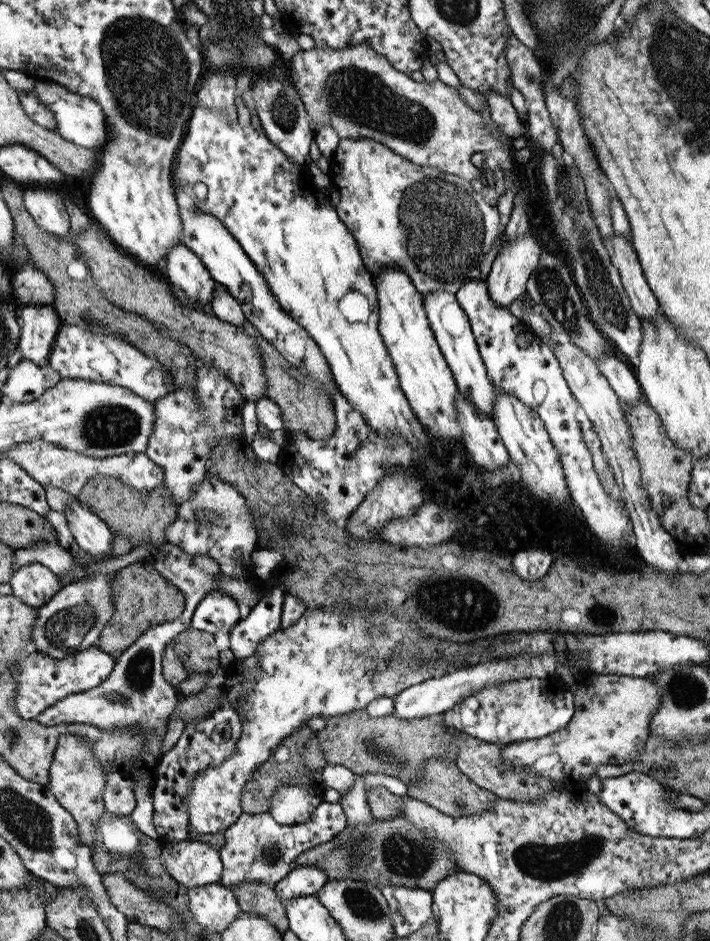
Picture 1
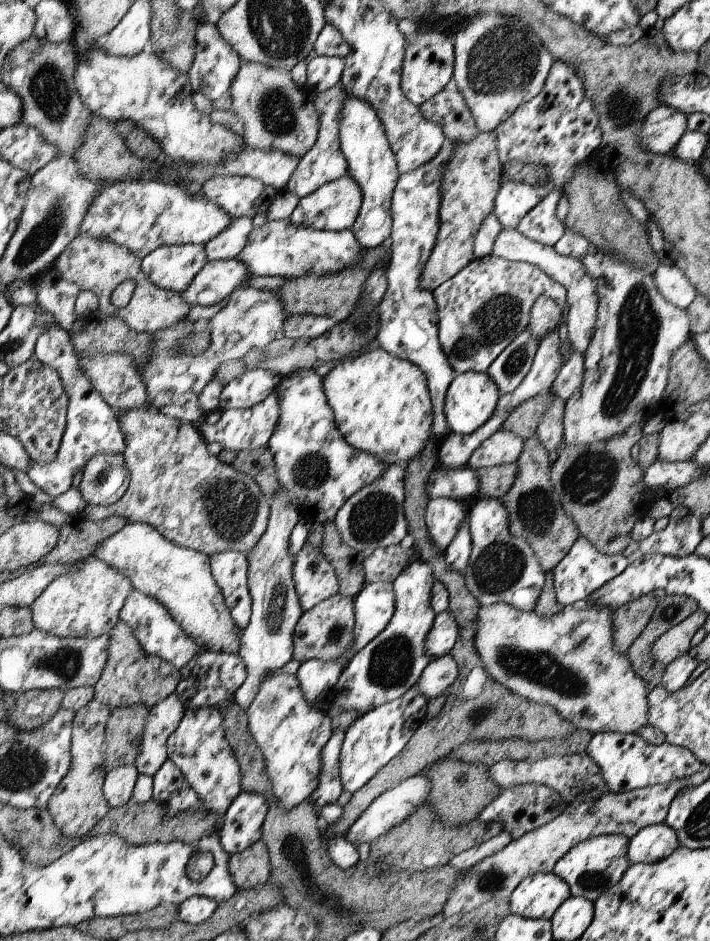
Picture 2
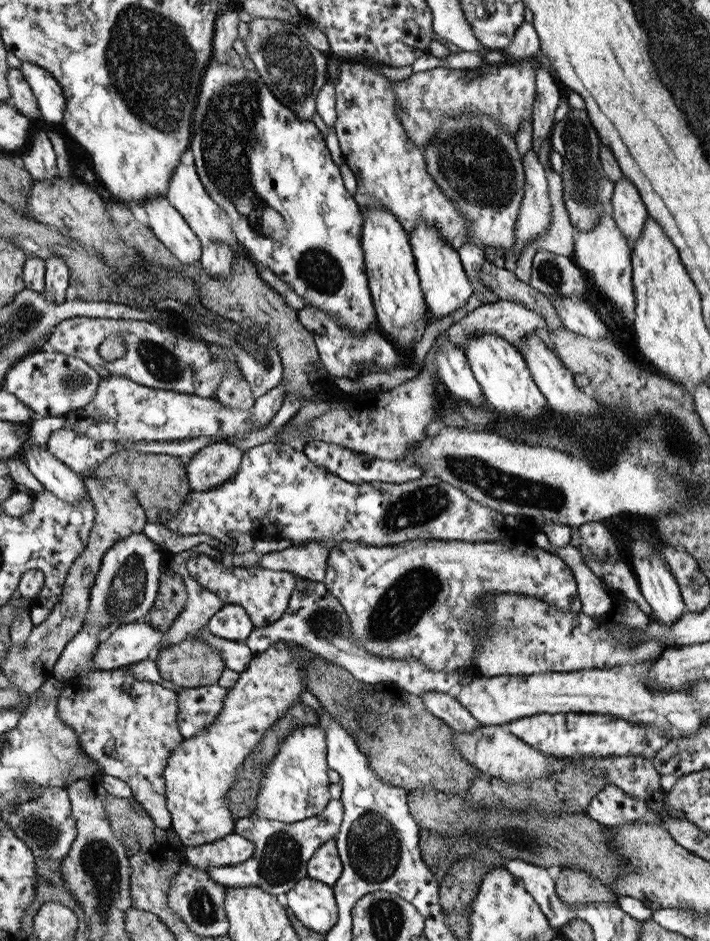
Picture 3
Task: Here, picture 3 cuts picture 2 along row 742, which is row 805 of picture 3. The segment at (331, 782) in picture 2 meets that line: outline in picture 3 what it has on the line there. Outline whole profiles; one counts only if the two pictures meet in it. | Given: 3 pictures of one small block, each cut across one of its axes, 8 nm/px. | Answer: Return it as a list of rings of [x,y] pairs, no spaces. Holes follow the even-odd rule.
[[[332,798],[320,814],[290,824],[263,819],[256,815],[237,819],[236,833],[244,835],[250,842],[257,844],[254,858],[236,865],[210,867],[205,870],[206,874],[225,888],[260,887],[262,890],[268,891],[269,894],[283,898],[300,880],[306,878],[310,858],[322,845],[338,835],[342,819],[342,801]]]

